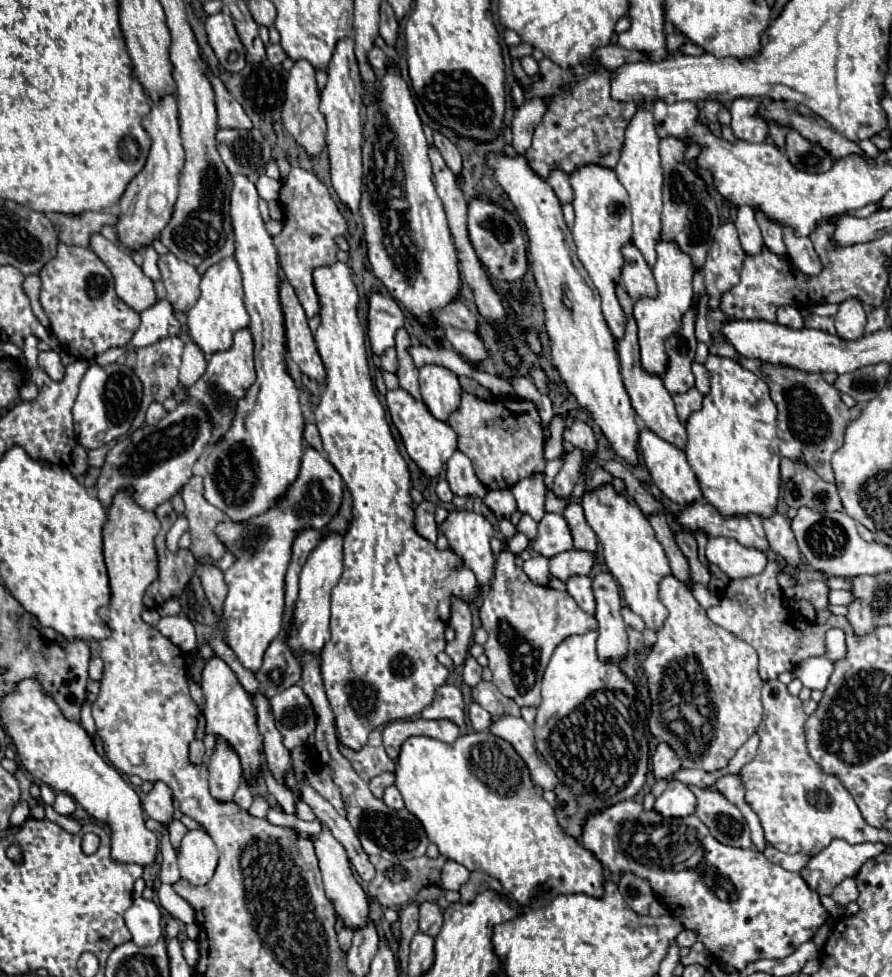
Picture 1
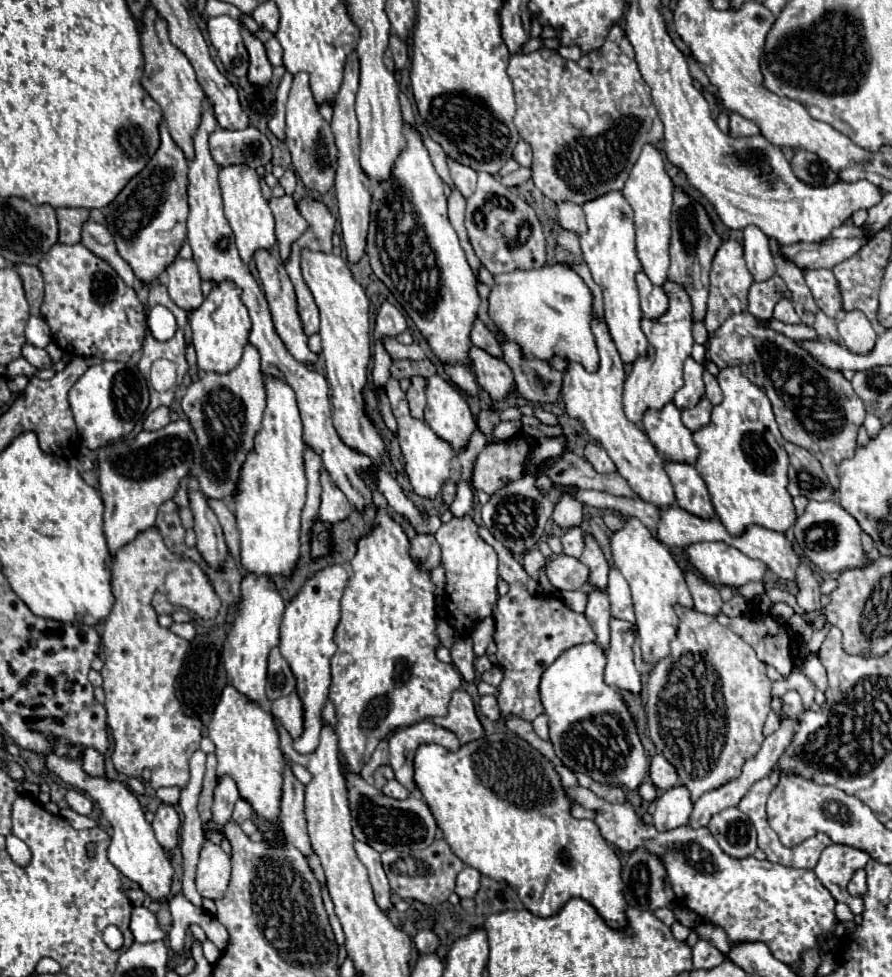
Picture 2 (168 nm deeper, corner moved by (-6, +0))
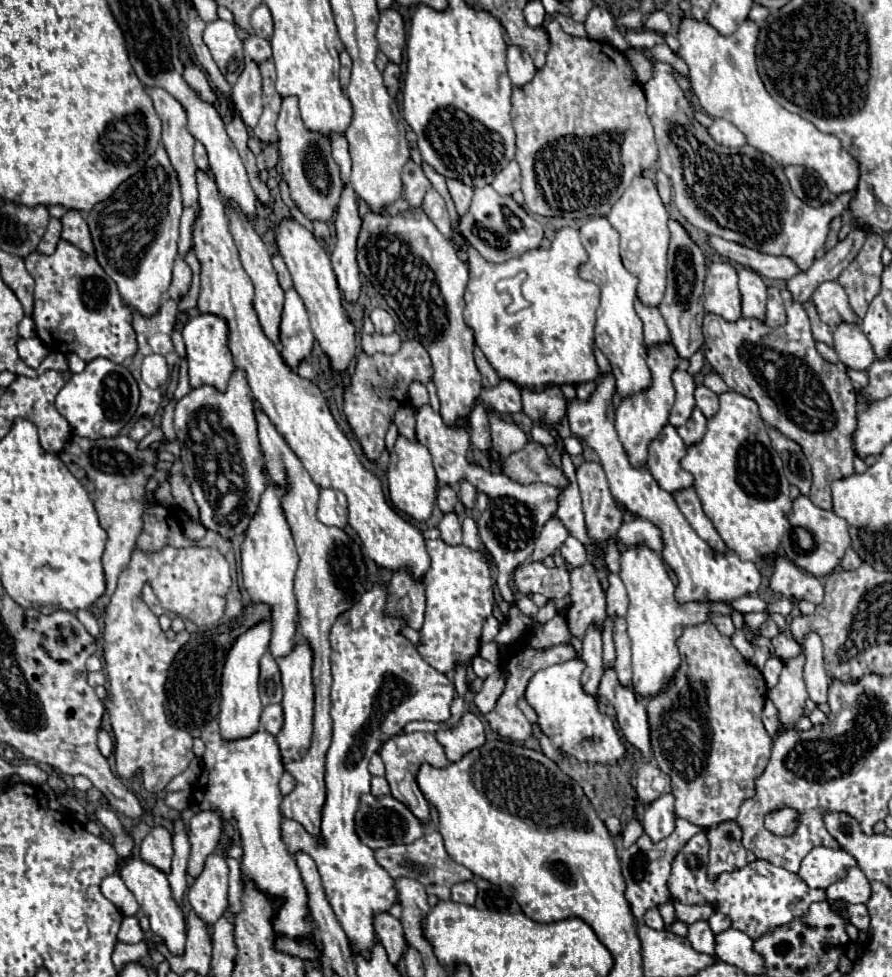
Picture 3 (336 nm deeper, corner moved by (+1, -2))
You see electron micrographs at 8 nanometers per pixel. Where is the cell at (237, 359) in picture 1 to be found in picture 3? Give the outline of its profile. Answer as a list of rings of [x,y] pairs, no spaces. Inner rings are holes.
[[[235,369],[225,391],[217,391],[211,385],[201,385],[191,389],[175,407],[175,433],[181,441],[181,461],[183,473],[191,485],[193,497],[201,509],[201,523],[205,529],[215,529],[227,539],[241,537],[247,529],[249,519],[257,511],[259,495],[265,489],[263,477],[263,453],[257,437],[255,419],[255,399],[251,395],[245,371]]]

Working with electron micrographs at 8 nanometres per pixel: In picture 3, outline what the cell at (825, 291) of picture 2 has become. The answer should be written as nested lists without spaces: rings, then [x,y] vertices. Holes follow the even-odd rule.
[[[825,281],[815,291],[811,301],[817,307],[817,313],[821,321],[825,321],[829,327],[837,327],[839,323],[857,323],[855,313],[849,307],[847,293],[837,281]]]

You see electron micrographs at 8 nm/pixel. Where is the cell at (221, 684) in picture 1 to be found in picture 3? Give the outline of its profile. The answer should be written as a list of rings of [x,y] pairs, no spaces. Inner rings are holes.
[[[213,719],[203,729],[201,739],[205,743],[205,755],[203,755],[205,769],[193,793],[195,803],[203,811],[219,809],[225,821],[237,823],[243,845],[243,861],[241,861],[243,879],[253,879],[255,885],[271,897],[285,897],[285,905],[281,907],[279,915],[273,919],[275,933],[279,933],[275,943],[277,949],[289,955],[297,955],[301,959],[319,957],[317,947],[307,947],[299,943],[299,937],[311,935],[315,927],[305,921],[309,913],[307,893],[299,869],[295,865],[295,859],[293,855],[289,855],[287,847],[283,847],[283,837],[279,831],[279,823],[283,821],[283,813],[279,811],[279,805],[283,801],[283,795],[279,791],[279,779],[285,769],[275,737],[265,729],[259,729],[249,737],[227,741],[221,737],[219,721]]]

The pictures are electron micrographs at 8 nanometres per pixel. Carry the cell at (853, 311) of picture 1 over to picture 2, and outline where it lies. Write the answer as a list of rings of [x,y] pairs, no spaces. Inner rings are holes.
[[[850,311],[844,313],[844,317],[838,323],[838,331],[844,339],[844,345],[858,355],[866,355],[874,349],[876,345],[876,331],[870,325],[870,321],[866,319],[864,313],[858,311]]]

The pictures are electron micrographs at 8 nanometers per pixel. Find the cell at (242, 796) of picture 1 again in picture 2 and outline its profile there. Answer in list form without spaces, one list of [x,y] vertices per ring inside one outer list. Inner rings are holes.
[[[238,799],[236,807],[234,807],[232,821],[234,821],[234,823],[238,823],[238,825],[242,825],[242,823],[244,823],[244,821],[246,821],[250,815],[252,815],[252,809],[250,809],[250,805],[246,805],[246,801]]]

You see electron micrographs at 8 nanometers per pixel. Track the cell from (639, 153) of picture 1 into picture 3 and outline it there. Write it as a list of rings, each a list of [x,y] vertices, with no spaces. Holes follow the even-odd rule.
[[[637,175],[631,181],[631,187],[619,197],[619,201],[607,213],[609,223],[621,235],[621,259],[623,265],[639,279],[637,297],[645,305],[659,305],[665,293],[665,265],[667,265],[667,245],[669,245],[669,229],[667,229],[667,209],[657,193],[657,185],[647,175]]]

